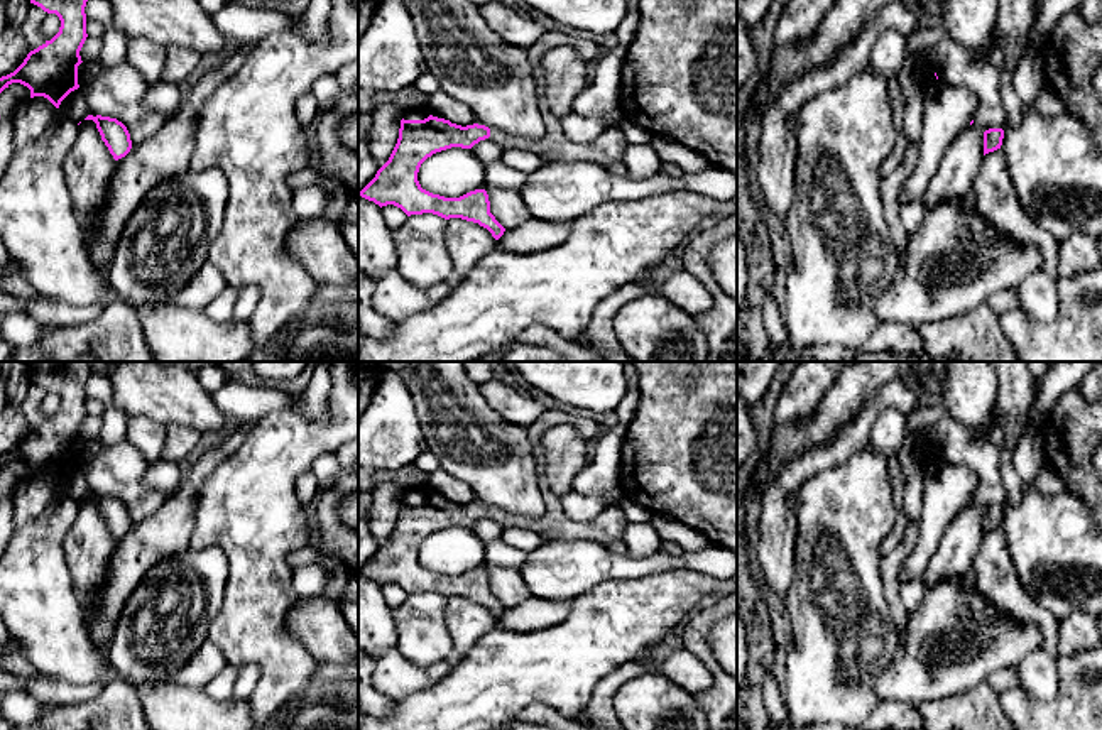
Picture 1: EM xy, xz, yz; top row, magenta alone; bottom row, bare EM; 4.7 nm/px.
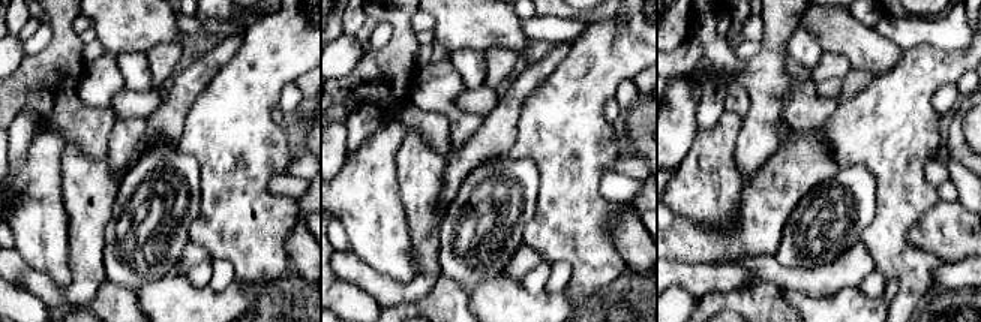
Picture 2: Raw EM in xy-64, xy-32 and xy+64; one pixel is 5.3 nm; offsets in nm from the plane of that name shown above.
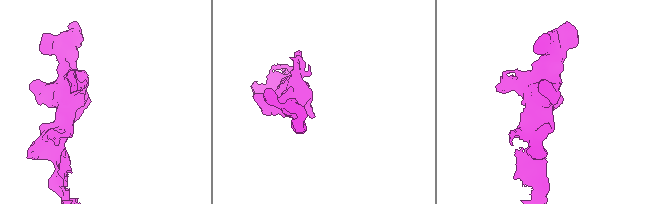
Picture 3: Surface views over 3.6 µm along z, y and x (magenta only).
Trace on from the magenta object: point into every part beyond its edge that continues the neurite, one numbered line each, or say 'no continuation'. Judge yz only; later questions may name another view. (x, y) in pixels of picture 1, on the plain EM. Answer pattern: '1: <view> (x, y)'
no continuation

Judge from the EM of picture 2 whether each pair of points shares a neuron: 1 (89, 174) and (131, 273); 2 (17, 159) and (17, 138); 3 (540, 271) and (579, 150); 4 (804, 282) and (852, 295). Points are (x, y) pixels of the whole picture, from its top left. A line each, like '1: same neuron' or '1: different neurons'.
1: different neurons
2: same neuron
3: different neurons
4: different neurons

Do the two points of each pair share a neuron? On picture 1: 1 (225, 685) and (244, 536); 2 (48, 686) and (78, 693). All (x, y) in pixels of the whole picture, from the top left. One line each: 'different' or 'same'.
1: different
2: same

